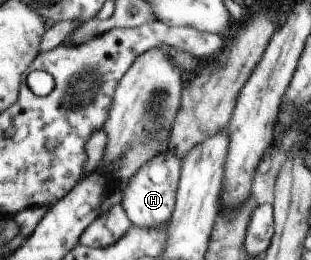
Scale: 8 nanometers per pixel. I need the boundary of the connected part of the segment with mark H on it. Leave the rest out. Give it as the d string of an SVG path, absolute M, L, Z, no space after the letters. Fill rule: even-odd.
M171 150L158 154L143 165L133 180L122 190L122 205L126 208L129 218L135 225L154 229L171 220L174 212L174 202L177 198L178 178L181 176L181 159Z

